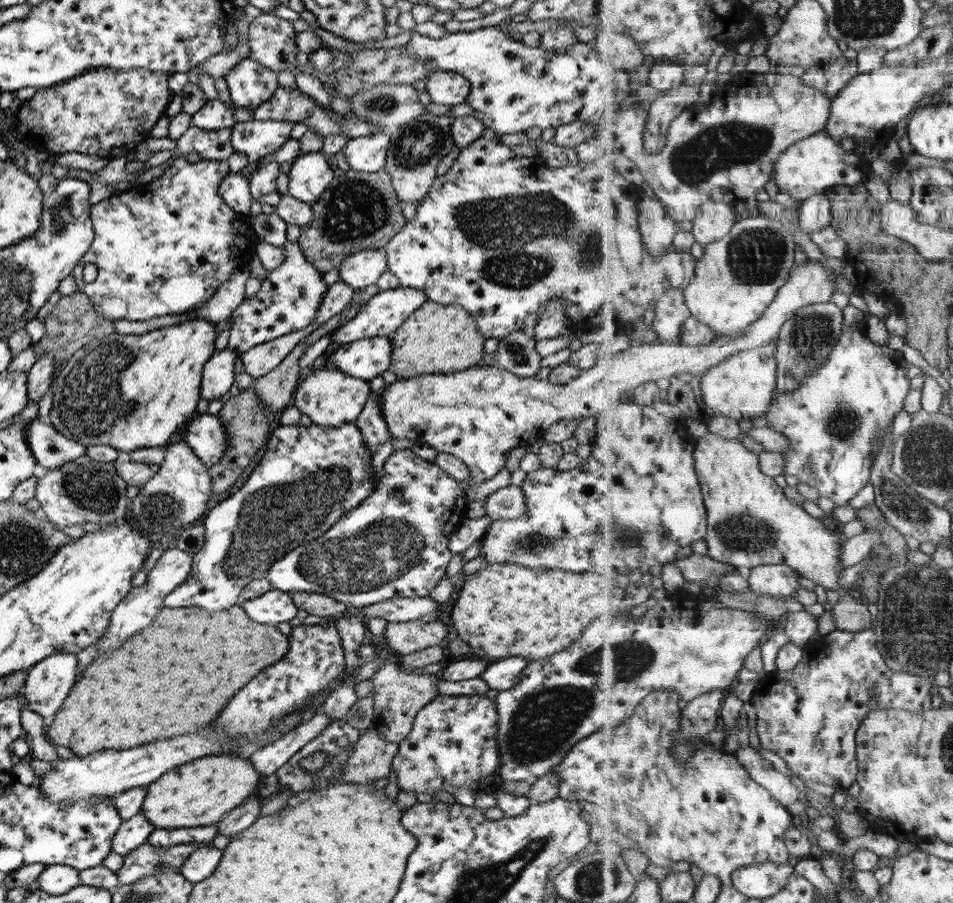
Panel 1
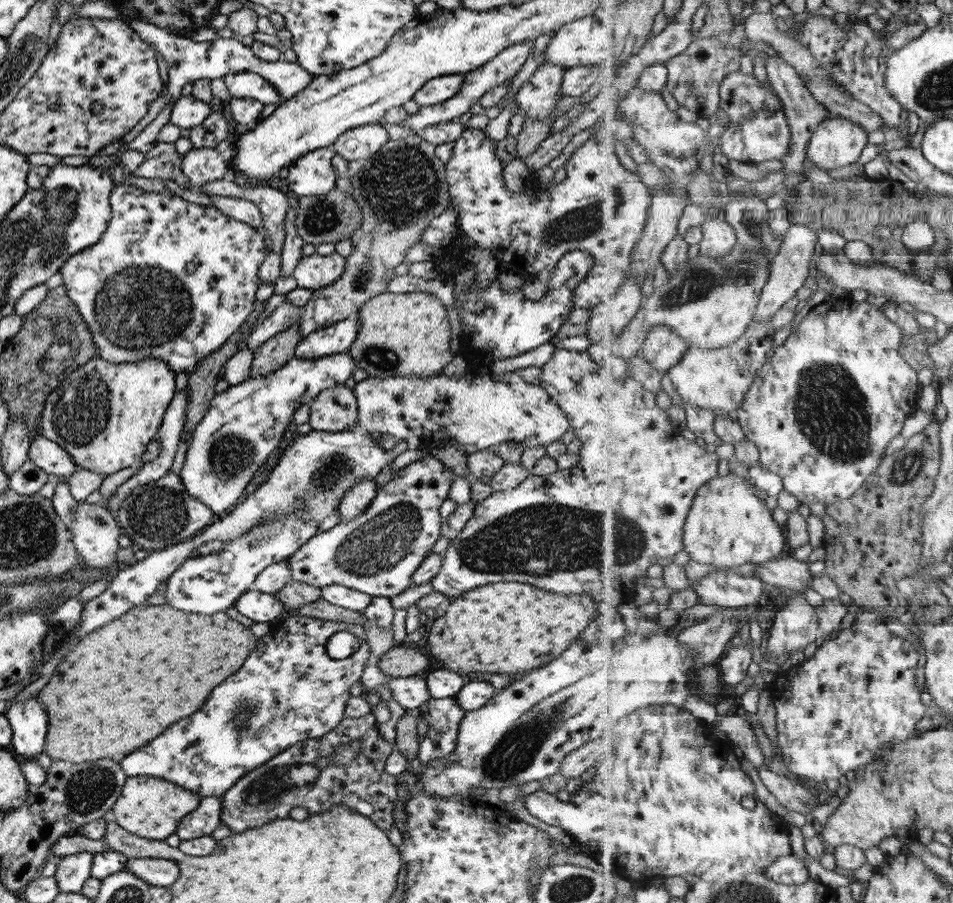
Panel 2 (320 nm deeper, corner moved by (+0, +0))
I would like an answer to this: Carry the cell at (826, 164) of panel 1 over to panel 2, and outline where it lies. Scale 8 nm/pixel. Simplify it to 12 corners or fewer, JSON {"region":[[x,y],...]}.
{"region":[[833,116],[815,130],[807,158],[822,170],[863,154],[861,124]]}

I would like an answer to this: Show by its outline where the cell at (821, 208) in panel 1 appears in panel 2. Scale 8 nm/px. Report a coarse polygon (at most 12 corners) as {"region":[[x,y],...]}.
{"region":[[791,225],[756,306],[767,322],[809,278],[817,232]]}

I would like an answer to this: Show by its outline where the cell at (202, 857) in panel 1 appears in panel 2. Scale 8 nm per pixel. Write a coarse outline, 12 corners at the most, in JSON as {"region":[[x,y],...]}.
{"region":[[126,857],[122,870],[164,887],[179,874],[172,860]]}

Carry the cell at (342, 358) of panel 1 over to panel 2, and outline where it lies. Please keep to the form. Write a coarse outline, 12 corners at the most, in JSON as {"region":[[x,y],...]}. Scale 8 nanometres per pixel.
{"region":[[347,352],[214,393],[176,474],[213,514],[242,499]]}

